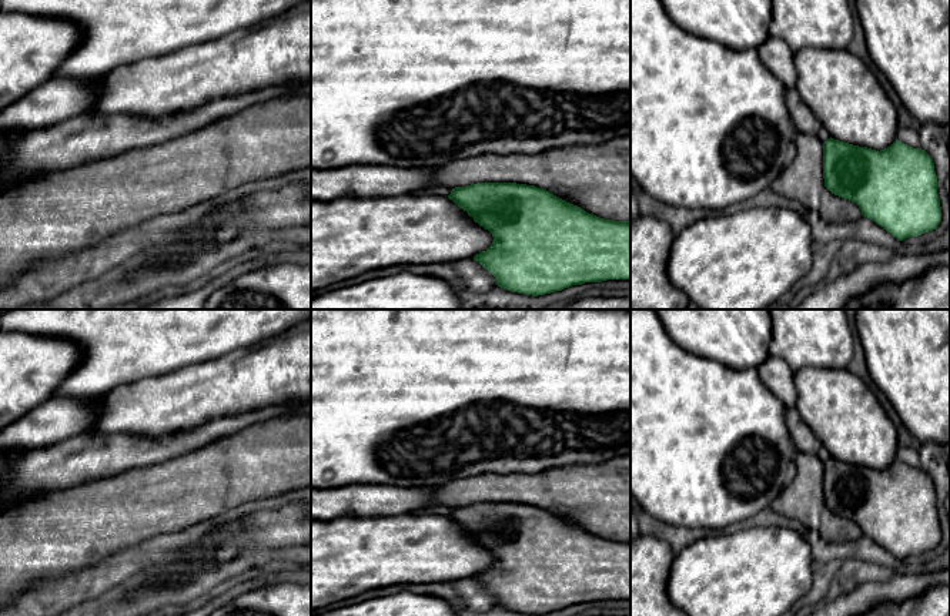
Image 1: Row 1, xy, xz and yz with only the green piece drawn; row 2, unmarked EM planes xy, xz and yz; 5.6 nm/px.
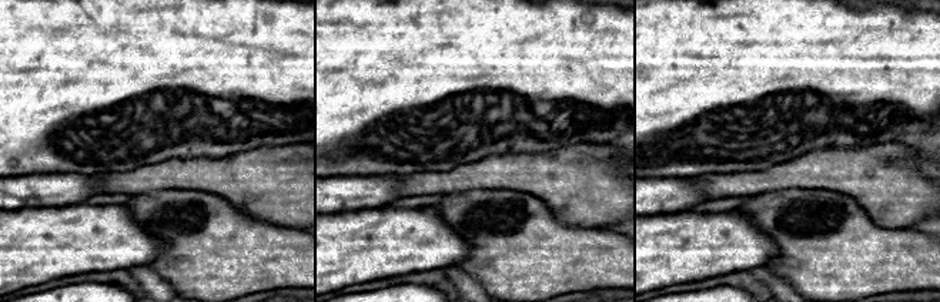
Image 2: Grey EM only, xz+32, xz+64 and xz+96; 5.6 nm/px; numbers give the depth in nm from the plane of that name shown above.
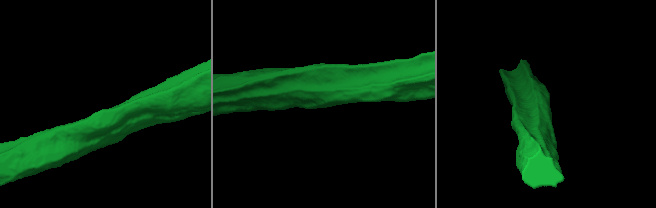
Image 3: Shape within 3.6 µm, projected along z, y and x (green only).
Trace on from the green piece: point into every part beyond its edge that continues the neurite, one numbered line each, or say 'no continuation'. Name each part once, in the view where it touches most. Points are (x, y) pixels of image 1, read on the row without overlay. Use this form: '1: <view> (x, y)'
no continuation

